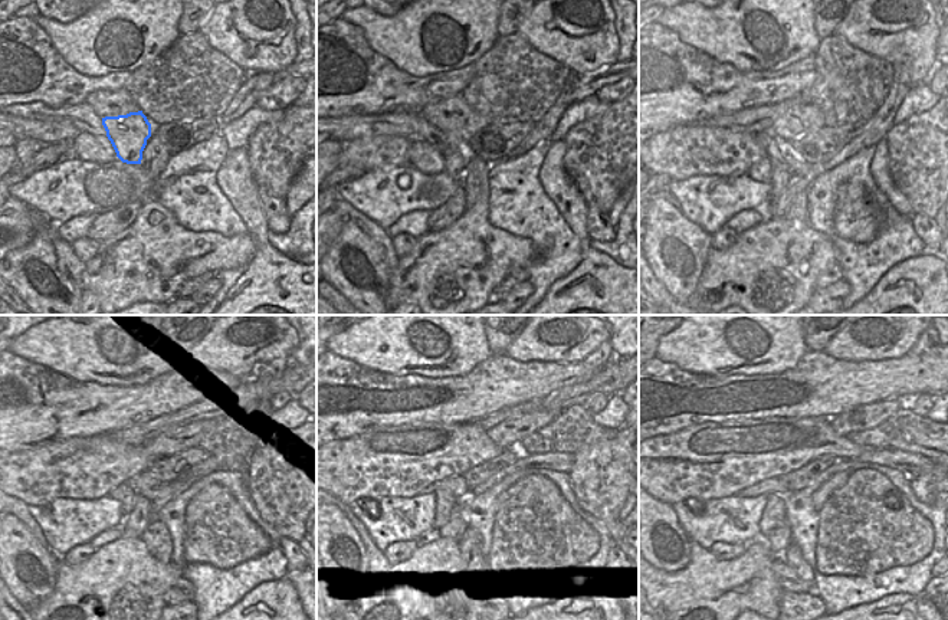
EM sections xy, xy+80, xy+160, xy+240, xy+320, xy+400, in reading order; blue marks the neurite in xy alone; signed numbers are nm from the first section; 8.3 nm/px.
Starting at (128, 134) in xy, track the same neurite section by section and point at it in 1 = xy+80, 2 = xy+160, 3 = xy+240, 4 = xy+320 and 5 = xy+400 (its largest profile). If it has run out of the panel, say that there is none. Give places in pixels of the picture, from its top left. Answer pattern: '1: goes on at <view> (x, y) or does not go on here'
1: goes on at xy+80 (456, 154)
2: goes on at xy+160 (780, 177)
3: goes on at xy+240 (135, 522)
4: goes on at xy+320 (456, 527)
5: goes on at xy+400 (778, 540)

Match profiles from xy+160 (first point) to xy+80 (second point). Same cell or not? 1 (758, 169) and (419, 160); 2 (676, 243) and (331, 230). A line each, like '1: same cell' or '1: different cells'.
1: same cell
2: different cells

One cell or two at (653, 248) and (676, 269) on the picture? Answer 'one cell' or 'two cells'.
one cell

